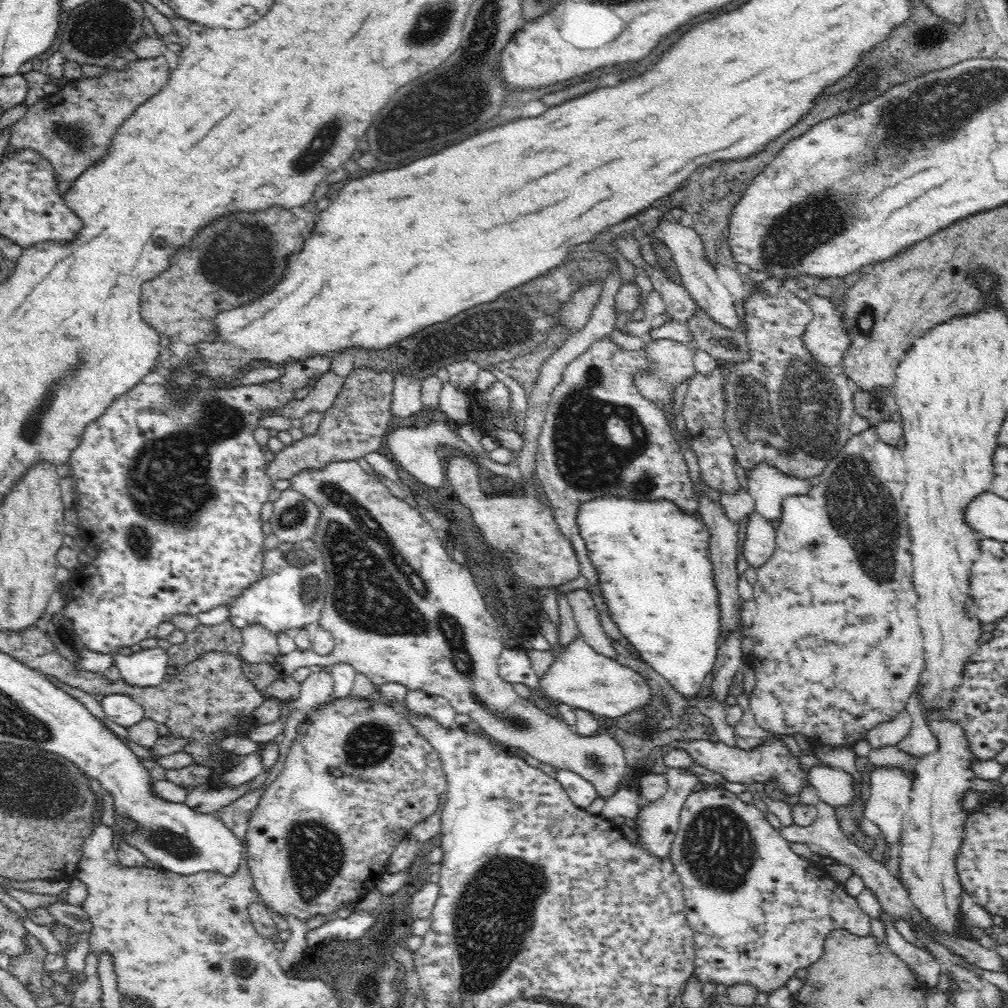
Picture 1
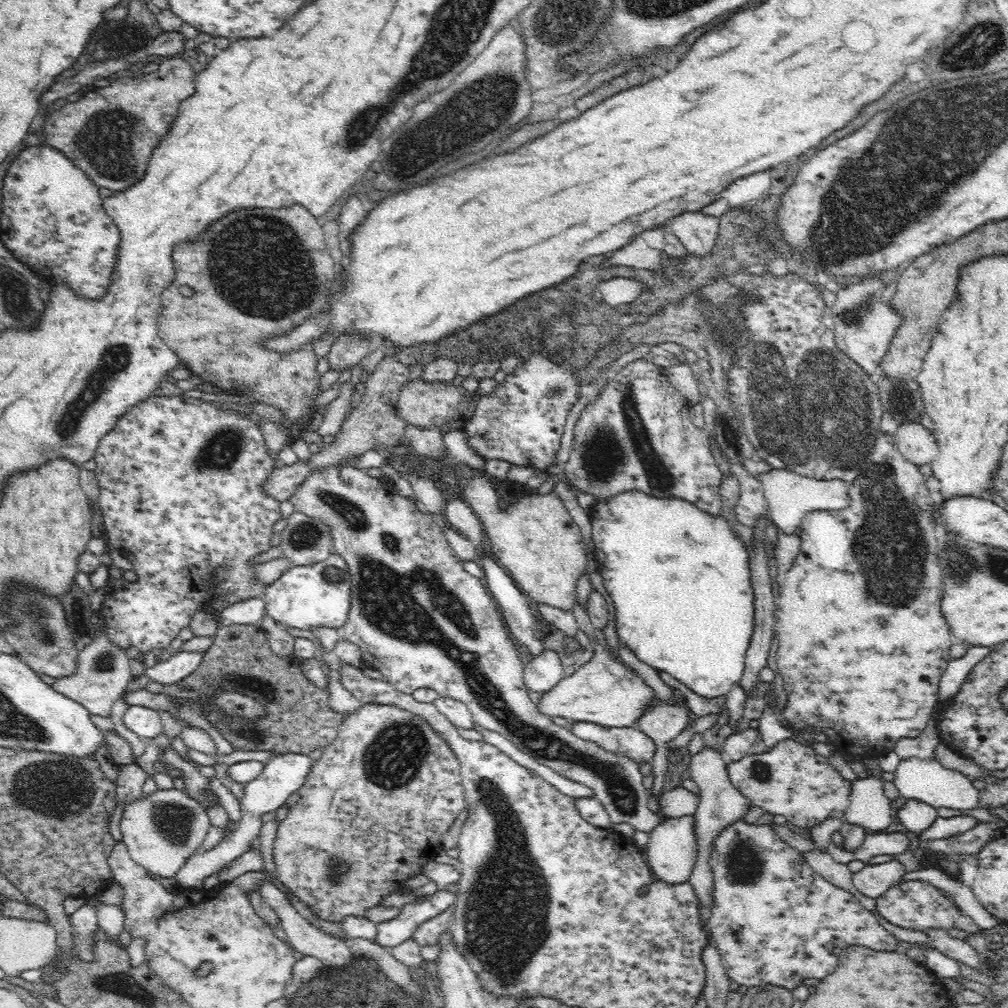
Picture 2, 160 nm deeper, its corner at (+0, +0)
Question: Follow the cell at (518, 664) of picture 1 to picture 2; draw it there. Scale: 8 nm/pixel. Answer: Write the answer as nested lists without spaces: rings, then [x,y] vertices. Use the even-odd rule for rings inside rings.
[[[546,649],[532,662],[523,664],[524,680],[530,691],[547,693],[566,678],[566,668],[562,659],[552,649]]]

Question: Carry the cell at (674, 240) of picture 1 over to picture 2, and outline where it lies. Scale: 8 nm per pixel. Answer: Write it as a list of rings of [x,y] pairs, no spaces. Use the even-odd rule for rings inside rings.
[[[702,211],[685,212],[670,221],[670,228],[687,248],[688,254],[703,256],[716,244],[721,233],[721,219]]]

